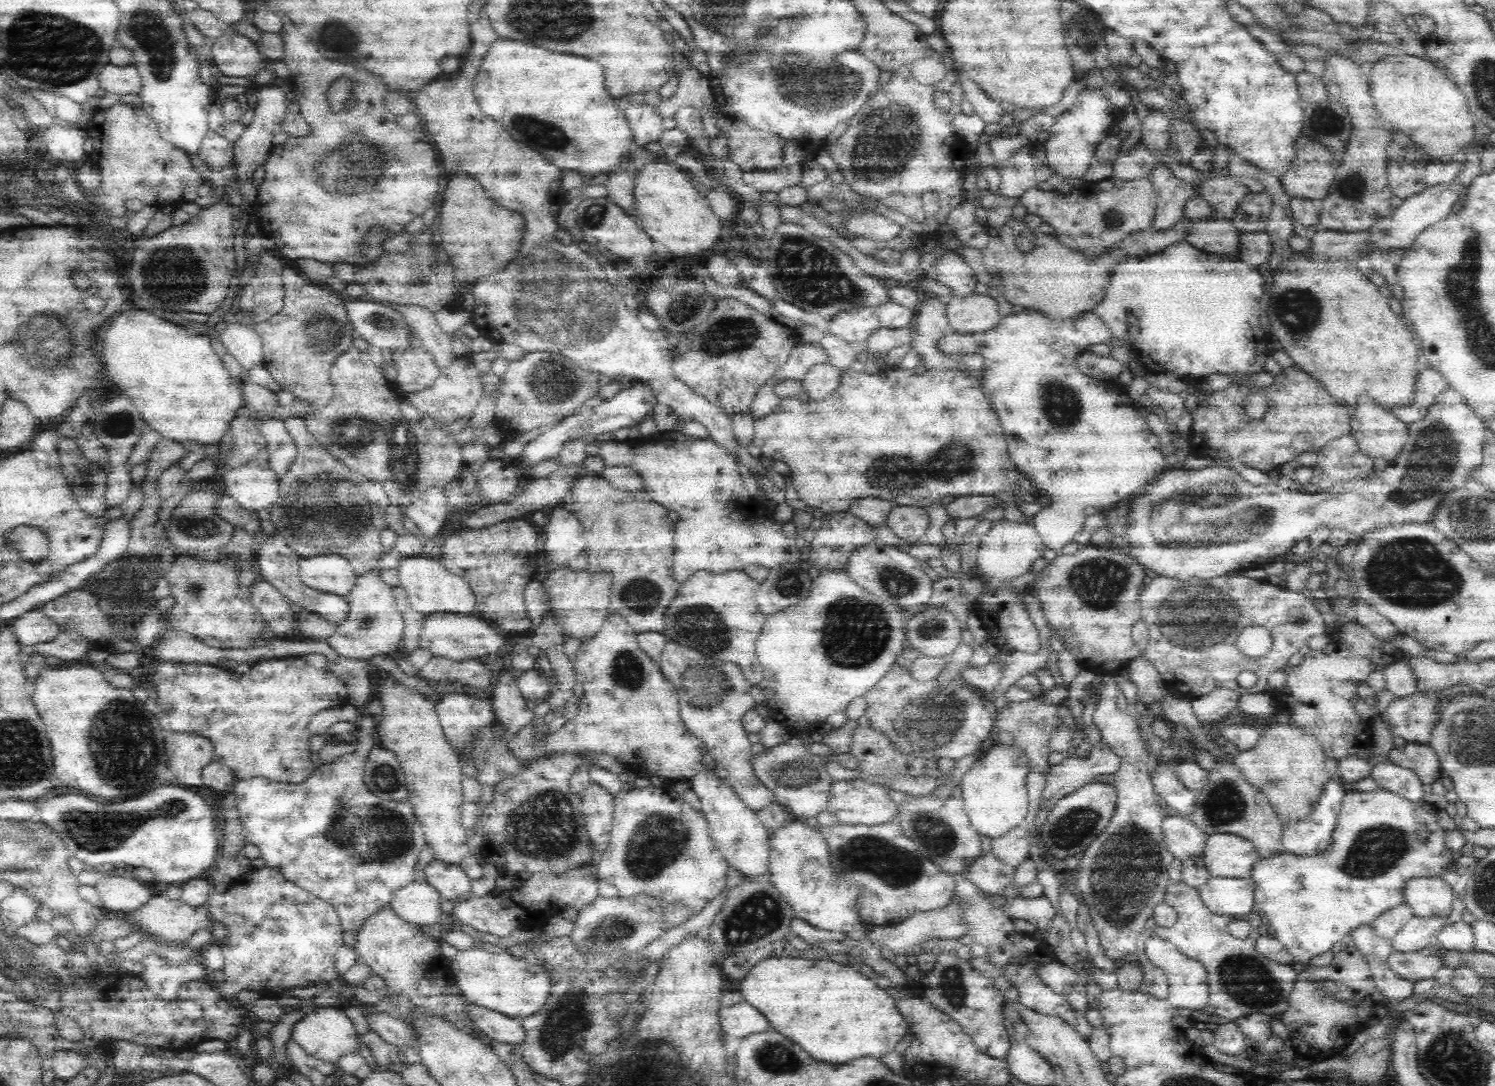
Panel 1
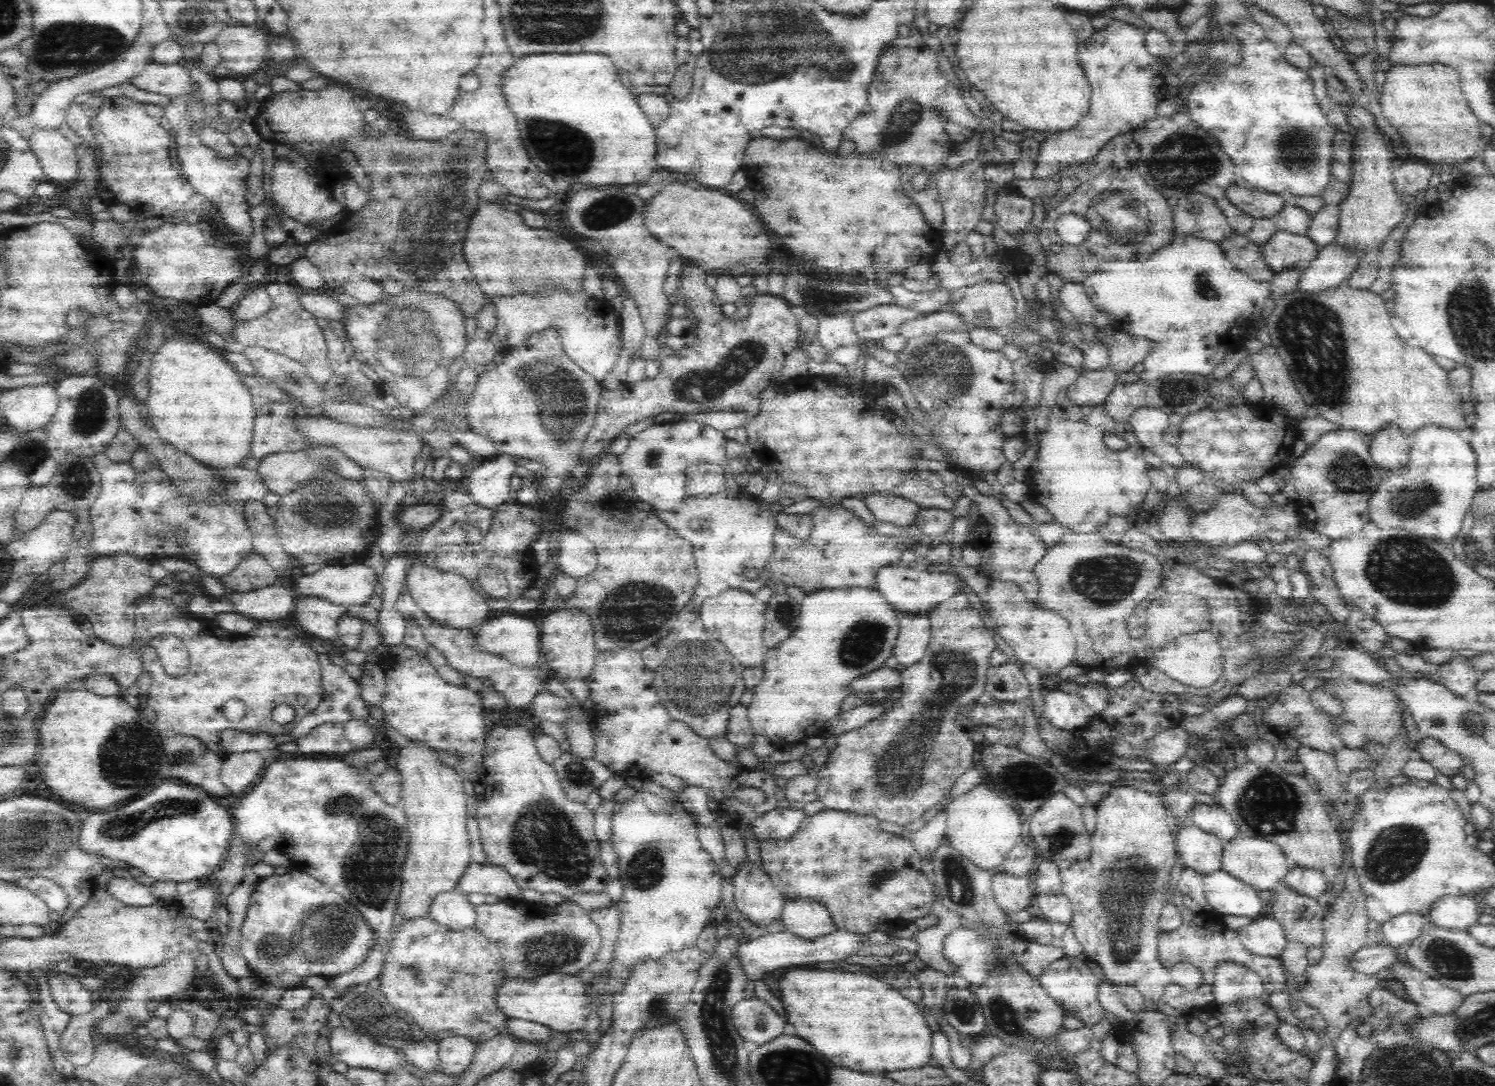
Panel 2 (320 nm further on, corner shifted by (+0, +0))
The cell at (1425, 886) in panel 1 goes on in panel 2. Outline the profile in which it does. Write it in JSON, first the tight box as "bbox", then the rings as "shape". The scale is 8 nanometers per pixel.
{"bbox":[1426,895,1478,931],"shape":[[[1470,895],[1436,897],[1426,914],[1427,920],[1440,928],[1466,931],[1478,923],[1478,901]]]}

